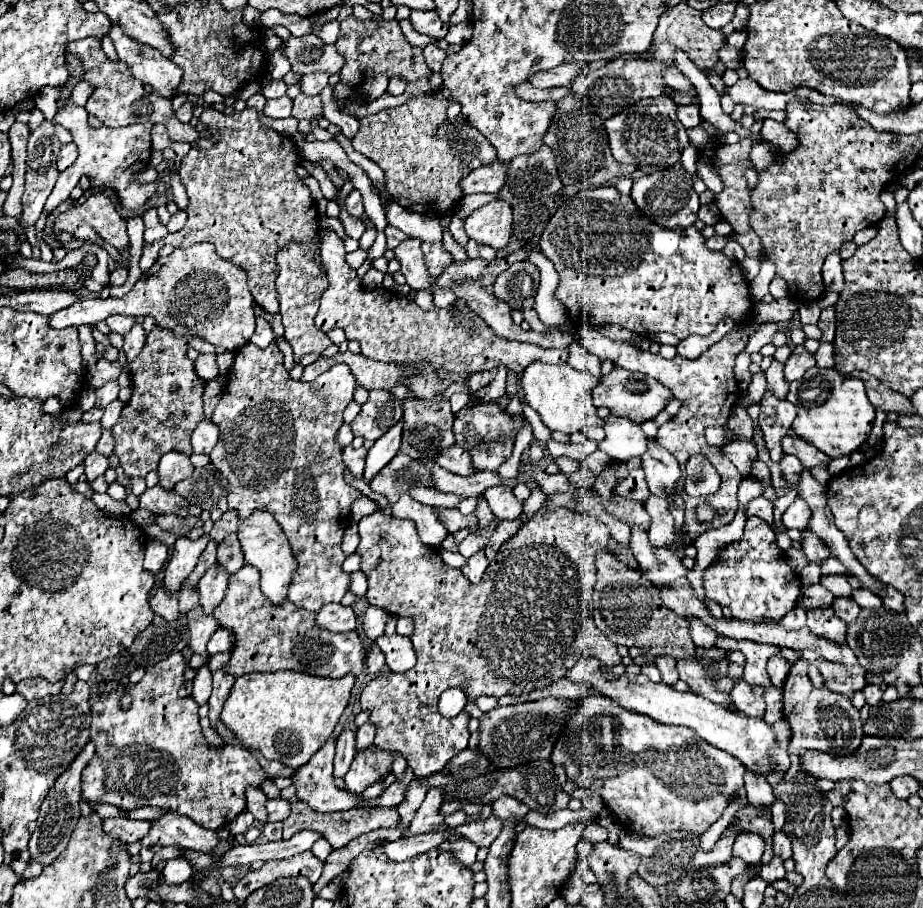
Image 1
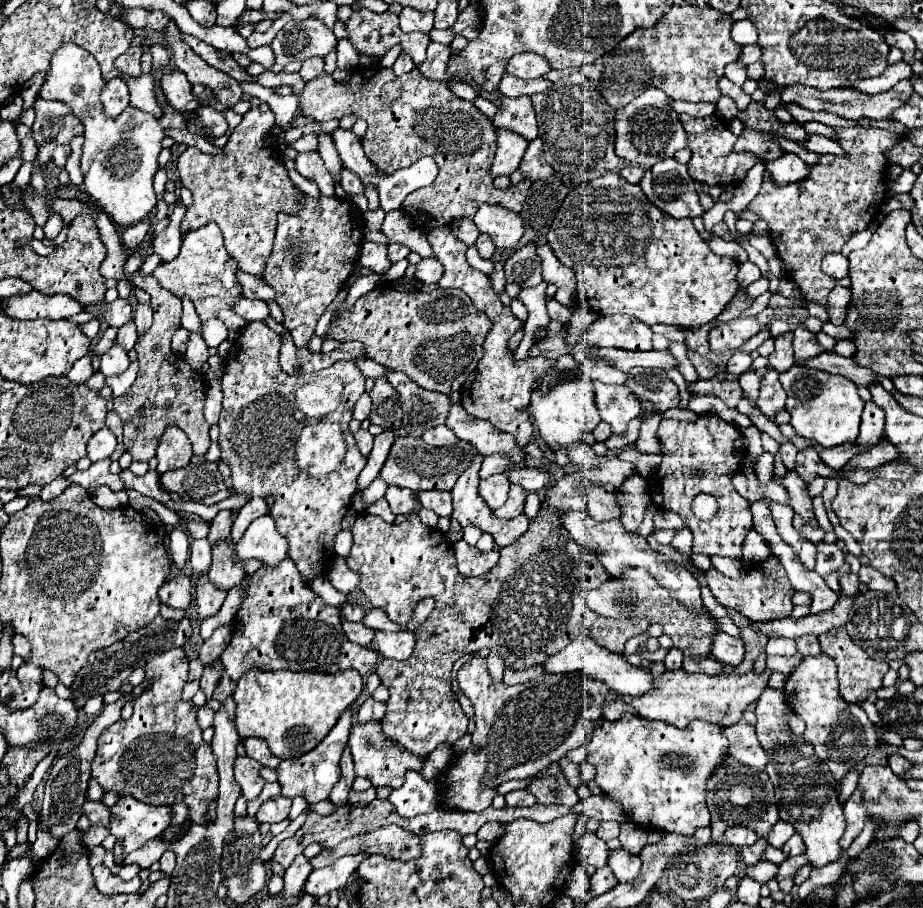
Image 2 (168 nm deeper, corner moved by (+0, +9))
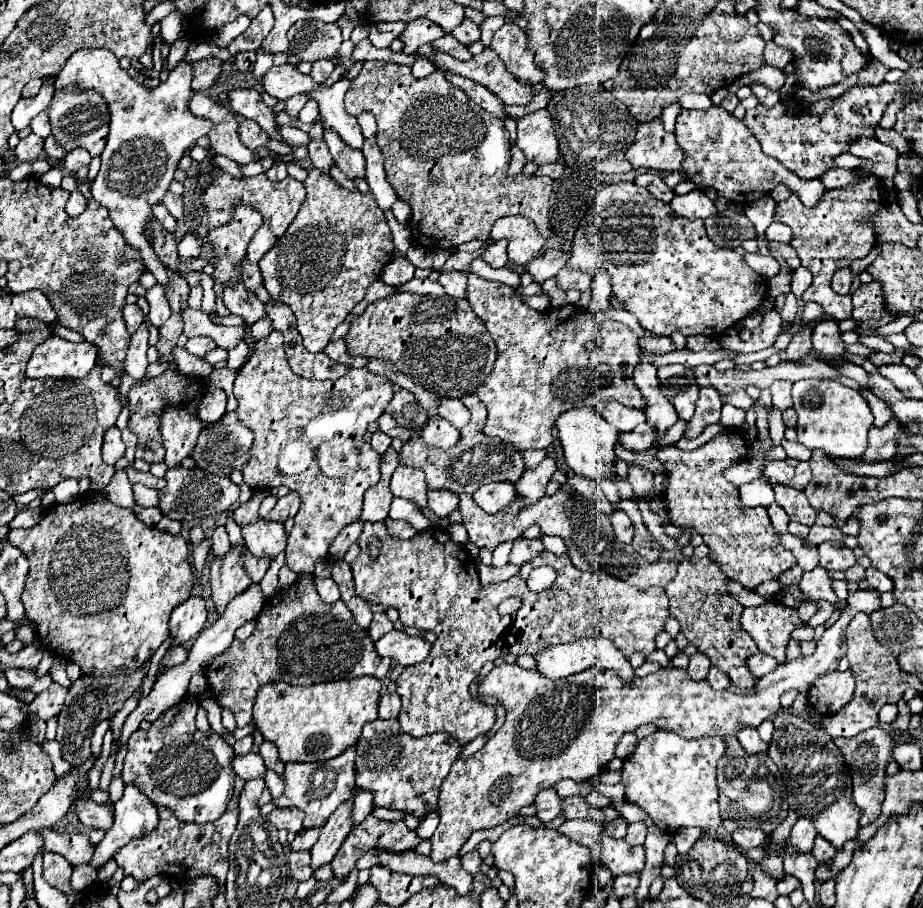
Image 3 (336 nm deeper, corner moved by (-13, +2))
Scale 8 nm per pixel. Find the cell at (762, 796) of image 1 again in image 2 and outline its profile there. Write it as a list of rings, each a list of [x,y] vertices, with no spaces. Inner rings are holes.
[[[743,721],[725,727],[725,737],[729,739],[729,753],[743,765],[755,769],[755,771],[765,771],[765,765],[769,763],[769,755],[765,749],[759,745],[755,737],[755,727],[745,725]]]

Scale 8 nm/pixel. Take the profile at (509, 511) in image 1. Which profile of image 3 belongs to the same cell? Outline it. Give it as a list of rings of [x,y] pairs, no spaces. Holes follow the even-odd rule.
[[[492,482],[478,488],[472,498],[488,514],[496,514],[514,500],[514,484],[510,482]]]

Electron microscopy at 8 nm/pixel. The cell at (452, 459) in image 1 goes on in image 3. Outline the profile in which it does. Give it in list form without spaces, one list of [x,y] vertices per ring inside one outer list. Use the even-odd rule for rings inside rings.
[[[428,418],[420,428],[420,436],[424,438],[426,444],[434,448],[450,448],[458,442],[460,432],[448,420]]]

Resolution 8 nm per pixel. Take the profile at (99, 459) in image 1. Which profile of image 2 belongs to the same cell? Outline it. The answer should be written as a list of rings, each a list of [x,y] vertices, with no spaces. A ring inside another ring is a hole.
[[[103,427],[101,431],[97,431],[89,443],[87,443],[87,457],[91,461],[101,461],[101,459],[107,459],[113,451],[115,451],[115,445],[117,445],[117,439],[115,435]]]

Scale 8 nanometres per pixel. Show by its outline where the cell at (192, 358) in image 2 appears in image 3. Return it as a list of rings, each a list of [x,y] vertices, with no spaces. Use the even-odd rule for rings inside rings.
[[[196,336],[196,338],[188,338],[188,342],[186,342],[184,348],[186,348],[190,354],[194,354],[194,356],[204,356],[206,352],[214,350],[216,344],[214,344],[214,340],[208,338],[208,336]]]

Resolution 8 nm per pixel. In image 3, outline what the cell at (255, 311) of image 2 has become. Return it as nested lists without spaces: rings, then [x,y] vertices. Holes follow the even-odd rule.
[[[242,282],[234,284],[234,288],[224,288],[224,292],[222,292],[222,302],[224,302],[224,306],[226,306],[232,314],[242,316],[246,324],[258,322],[260,318],[266,316],[264,304],[256,298],[256,294],[248,292]]]

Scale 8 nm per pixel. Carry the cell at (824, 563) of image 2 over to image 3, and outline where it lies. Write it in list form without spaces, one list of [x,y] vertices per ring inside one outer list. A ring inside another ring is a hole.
[[[824,542],[818,546],[820,566],[826,570],[848,570],[856,564],[856,556],[842,542]]]

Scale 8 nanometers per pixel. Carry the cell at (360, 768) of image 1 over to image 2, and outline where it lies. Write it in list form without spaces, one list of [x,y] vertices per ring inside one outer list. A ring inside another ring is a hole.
[[[375,721],[355,723],[351,727],[349,749],[351,749],[351,755],[353,755],[353,763],[355,763],[355,775],[369,779],[373,783],[373,787],[385,785],[385,787],[395,787],[397,789],[405,781],[405,771],[407,769],[421,771],[421,767],[423,767],[421,757],[415,757],[405,747],[401,747],[393,741],[387,741],[387,737],[381,733],[381,725],[375,723]]]

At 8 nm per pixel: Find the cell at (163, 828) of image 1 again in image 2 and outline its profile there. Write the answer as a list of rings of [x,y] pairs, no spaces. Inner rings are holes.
[[[121,797],[111,809],[113,819],[109,831],[121,839],[123,855],[157,839],[173,821],[171,805],[145,805],[133,797]]]

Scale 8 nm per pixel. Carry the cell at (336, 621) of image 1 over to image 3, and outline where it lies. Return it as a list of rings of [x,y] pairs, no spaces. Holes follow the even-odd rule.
[[[376,612],[374,618],[372,618],[372,624],[370,624],[370,628],[368,628],[368,634],[372,636],[372,640],[378,640],[378,638],[384,636],[386,632],[390,632],[392,628],[394,628],[394,626],[392,626],[392,622],[388,620],[386,612]]]

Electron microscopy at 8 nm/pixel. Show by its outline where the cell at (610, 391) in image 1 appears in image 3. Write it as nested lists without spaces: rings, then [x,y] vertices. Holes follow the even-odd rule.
[[[662,366],[658,368],[660,390],[674,404],[680,420],[690,420],[694,416],[698,400],[698,384],[694,384],[694,372],[686,366]]]

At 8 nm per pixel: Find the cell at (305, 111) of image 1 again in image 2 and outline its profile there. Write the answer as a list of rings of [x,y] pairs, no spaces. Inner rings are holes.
[[[355,67],[351,71],[351,81],[349,83],[335,83],[331,75],[321,73],[317,79],[309,81],[303,91],[299,93],[299,109],[303,115],[309,115],[317,121],[327,121],[327,119],[341,119],[343,115],[355,115],[357,119],[367,121],[367,133],[361,139],[365,155],[385,173],[393,173],[397,169],[413,165],[421,157],[433,157],[439,165],[439,175],[433,181],[433,185],[421,187],[413,193],[409,193],[403,201],[405,213],[421,227],[421,229],[433,229],[433,227],[445,227],[449,225],[455,217],[473,217],[479,205],[483,203],[497,203],[505,205],[507,209],[519,213],[523,207],[523,201],[528,196],[531,181],[523,179],[517,185],[509,185],[507,189],[495,189],[493,179],[487,173],[493,155],[495,155],[495,139],[497,131],[489,123],[489,119],[471,103],[465,99],[459,99],[449,91],[449,87],[441,81],[427,79],[417,67],[409,71],[407,75],[397,77],[393,69],[383,69],[383,67]]]

